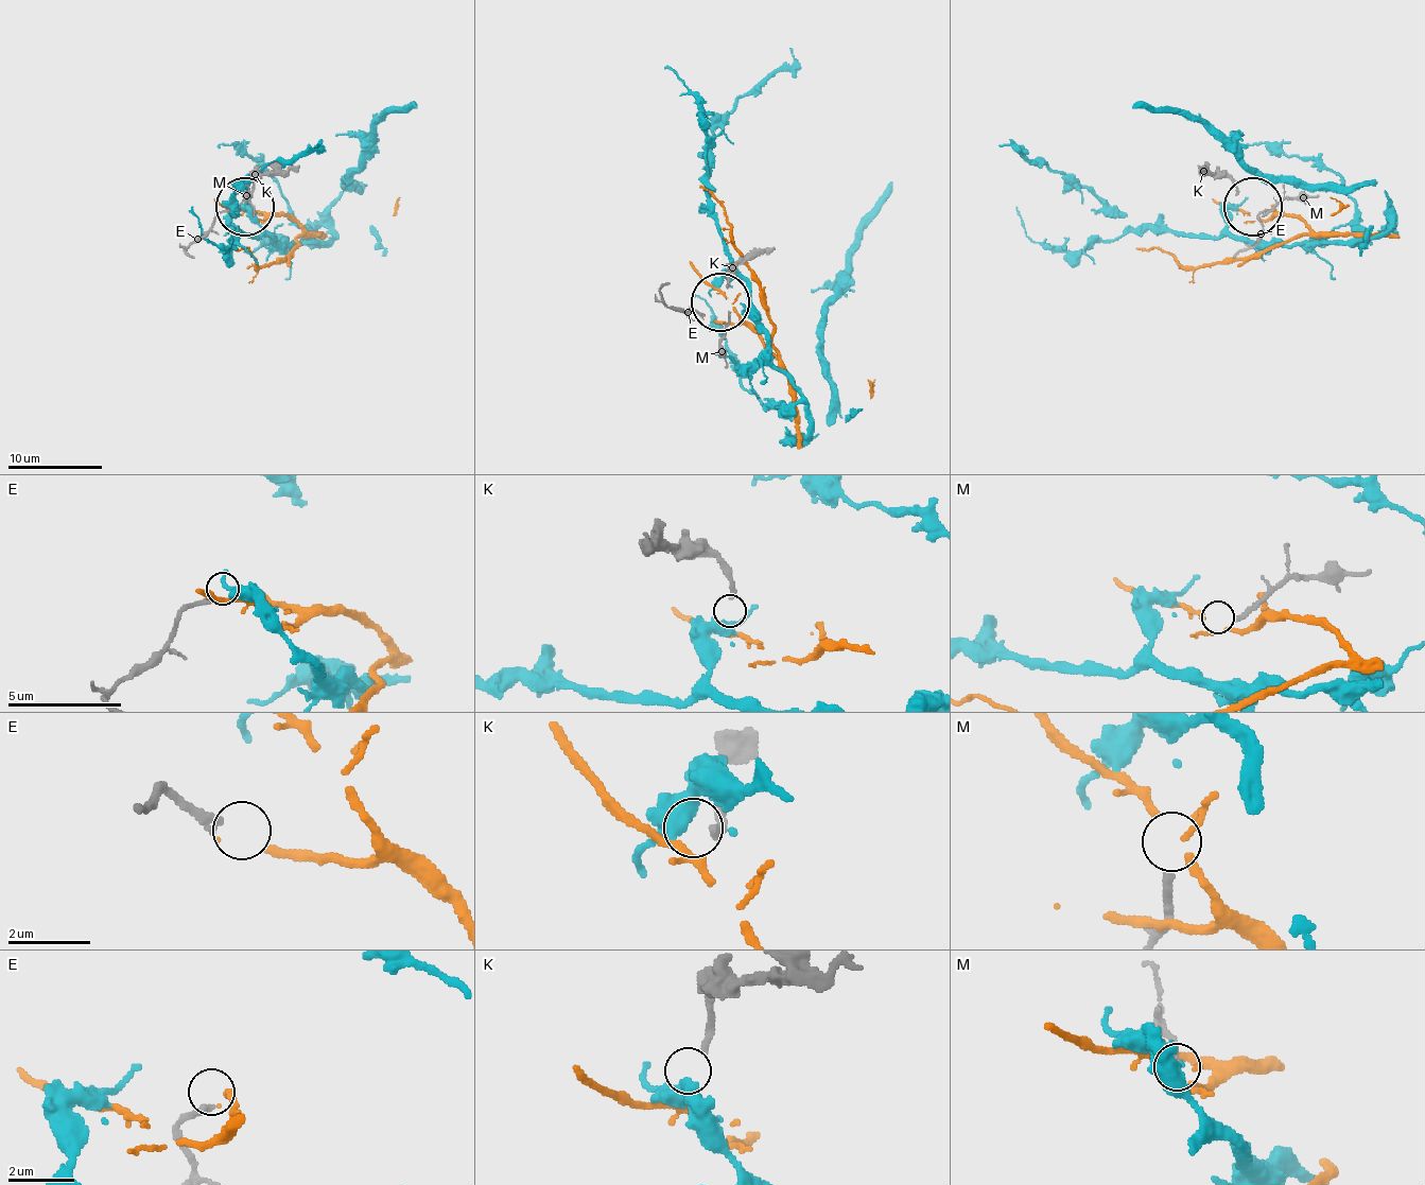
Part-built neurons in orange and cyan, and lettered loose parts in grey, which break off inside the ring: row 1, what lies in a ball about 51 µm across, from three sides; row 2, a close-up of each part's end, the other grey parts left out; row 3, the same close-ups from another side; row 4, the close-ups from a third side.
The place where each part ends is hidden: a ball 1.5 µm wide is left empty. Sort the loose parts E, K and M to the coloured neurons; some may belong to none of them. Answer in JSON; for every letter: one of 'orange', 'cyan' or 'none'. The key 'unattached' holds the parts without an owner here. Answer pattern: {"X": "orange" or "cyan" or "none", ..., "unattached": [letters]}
{"E": "orange", "K": "cyan", "M": "none", "unattached": ["M"]}

